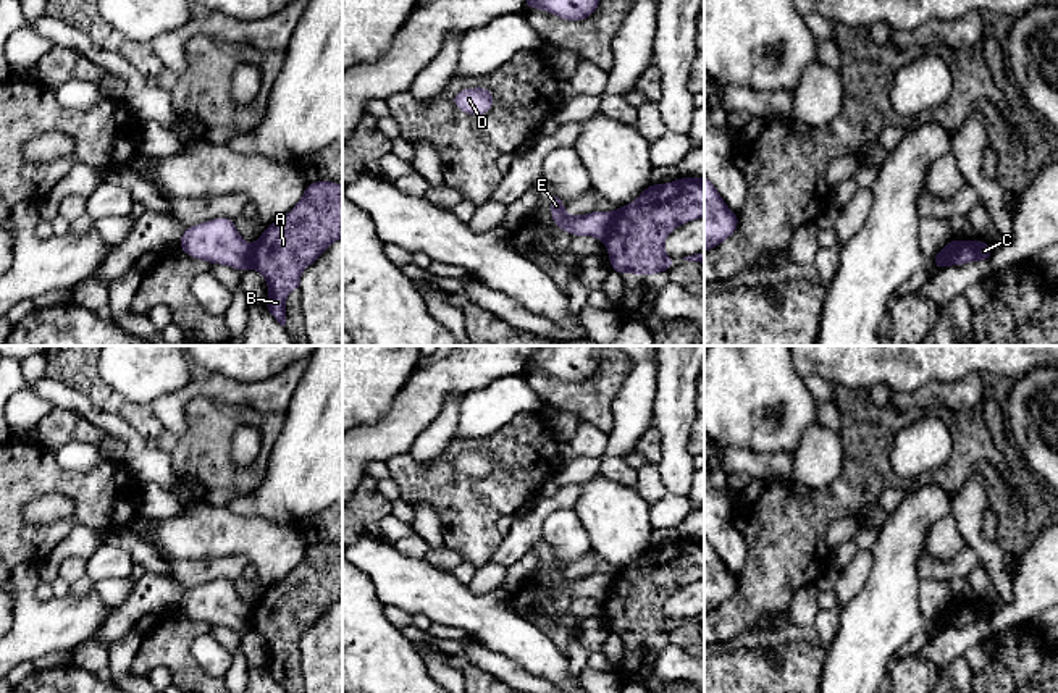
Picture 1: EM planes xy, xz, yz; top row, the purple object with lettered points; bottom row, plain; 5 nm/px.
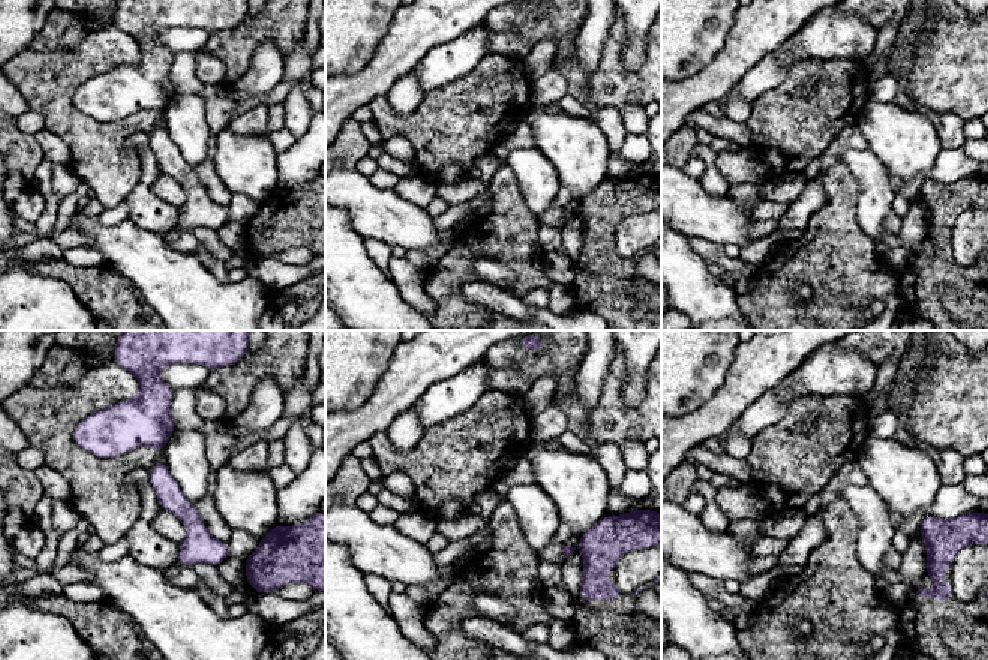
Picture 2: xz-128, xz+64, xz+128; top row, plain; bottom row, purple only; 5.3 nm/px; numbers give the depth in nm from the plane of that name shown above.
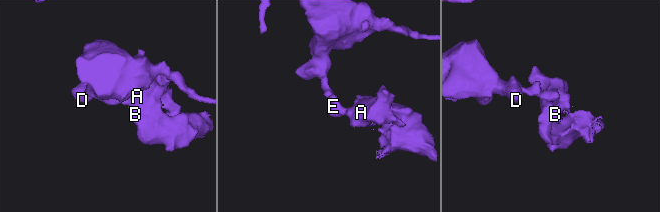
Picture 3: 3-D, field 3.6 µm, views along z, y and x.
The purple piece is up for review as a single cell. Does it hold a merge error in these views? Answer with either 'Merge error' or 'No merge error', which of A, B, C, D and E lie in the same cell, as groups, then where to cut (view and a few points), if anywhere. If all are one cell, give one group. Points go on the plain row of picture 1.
Merge error. Groups: A B C / D E. Split along xz (614, 575), (611, 593), (603, 601)

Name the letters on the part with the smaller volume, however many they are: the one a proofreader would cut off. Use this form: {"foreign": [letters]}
{"foreign": ["A", "B", "C"]}

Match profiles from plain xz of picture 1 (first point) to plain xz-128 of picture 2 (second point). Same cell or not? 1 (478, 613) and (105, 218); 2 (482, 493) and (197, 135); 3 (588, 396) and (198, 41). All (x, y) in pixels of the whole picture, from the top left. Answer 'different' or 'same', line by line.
1: different
2: different
3: different

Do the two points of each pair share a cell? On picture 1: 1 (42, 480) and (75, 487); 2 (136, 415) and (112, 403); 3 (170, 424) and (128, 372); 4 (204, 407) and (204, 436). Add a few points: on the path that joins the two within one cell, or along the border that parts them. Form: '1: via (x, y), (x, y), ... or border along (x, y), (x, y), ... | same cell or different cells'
1: via (50, 480), (67, 483) | same cell
2: via (130, 412), (118, 404) | same cell
3: border along (186, 385), (160, 394), (149, 406) | different cells
4: via (204, 414), (204, 430) | same cell

